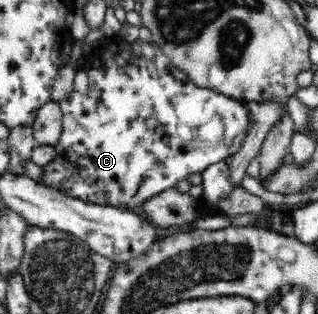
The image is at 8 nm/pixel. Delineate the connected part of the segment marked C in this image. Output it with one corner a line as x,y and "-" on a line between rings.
136,40
136,42
114,42
104,44
104,41
84,57
82,67
75,74
72,90
59,102
63,112
63,125
60,140
55,144
55,158
45,166
43,183
62,191
66,196
79,198
92,204
110,205
116,208
131,209
144,204
148,198
157,195
167,188
174,188
180,180
202,172
217,162
224,161
238,152
242,138
248,130
248,109
243,102
235,101
227,95
217,93
209,88
196,86
188,75
180,70
160,48
152,43

